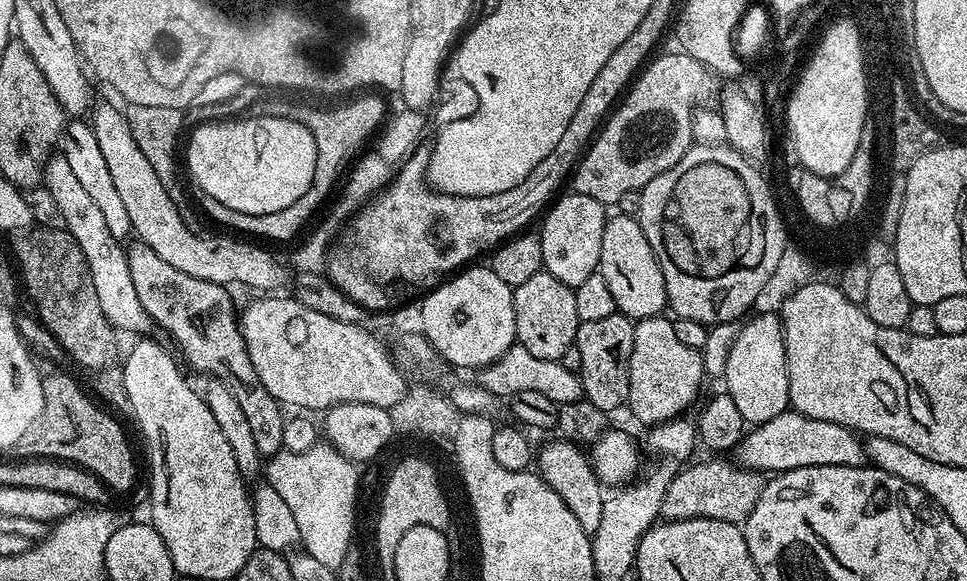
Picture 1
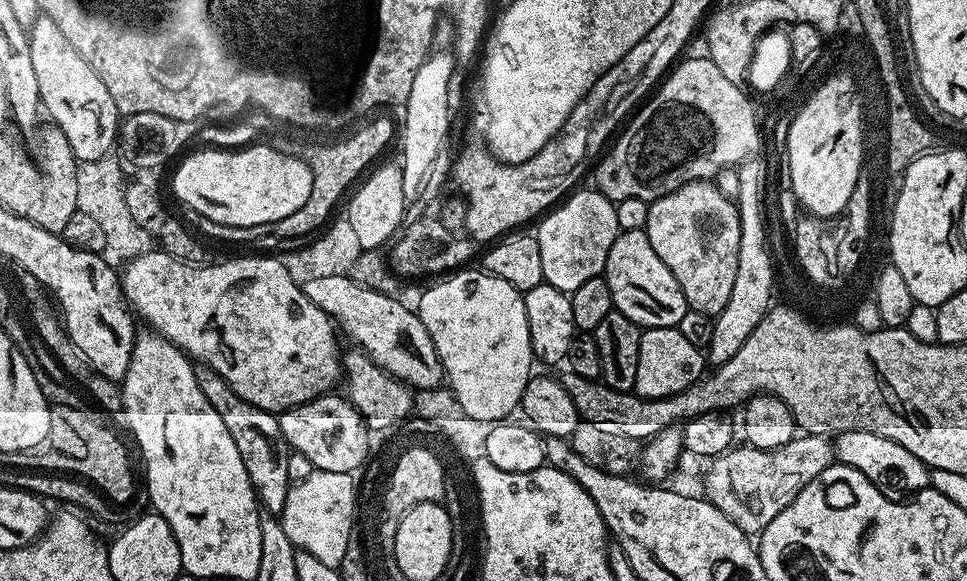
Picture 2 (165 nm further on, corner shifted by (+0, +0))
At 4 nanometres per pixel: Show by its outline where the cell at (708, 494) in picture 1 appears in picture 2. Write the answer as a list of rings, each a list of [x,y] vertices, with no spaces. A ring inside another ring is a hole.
[[[798,434],[777,448],[743,447],[733,447],[711,461],[705,475],[704,495],[734,526],[749,534],[763,532],[805,486],[834,462],[834,444],[826,436]]]

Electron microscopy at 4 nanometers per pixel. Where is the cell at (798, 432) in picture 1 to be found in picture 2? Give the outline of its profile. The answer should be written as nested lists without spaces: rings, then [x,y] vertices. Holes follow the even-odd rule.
[[[870,430],[841,432],[834,440],[834,456],[839,463],[866,474],[866,478],[870,478],[870,482],[889,498],[915,497],[930,484],[930,469],[914,458],[910,450],[898,446],[898,442],[890,442],[890,438],[882,438],[882,434],[870,434]]]

